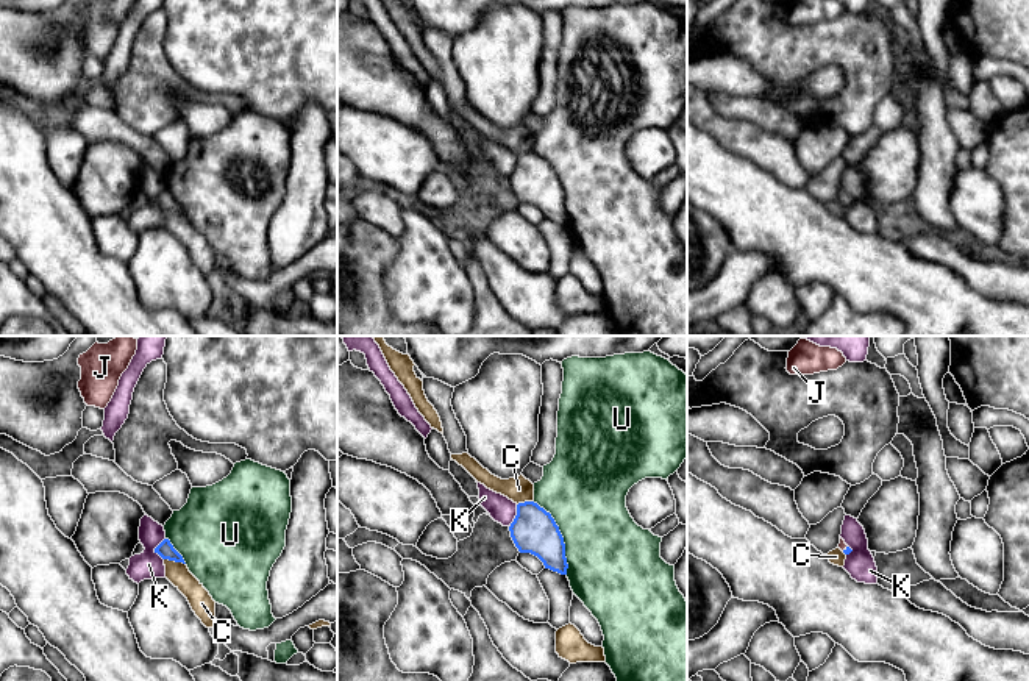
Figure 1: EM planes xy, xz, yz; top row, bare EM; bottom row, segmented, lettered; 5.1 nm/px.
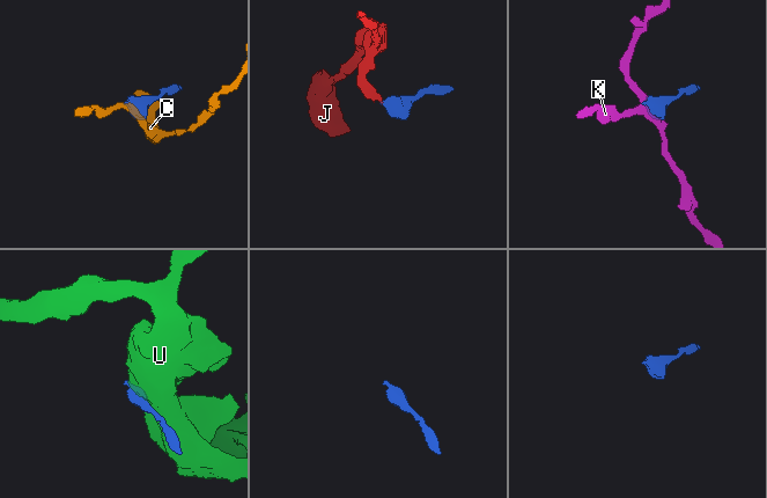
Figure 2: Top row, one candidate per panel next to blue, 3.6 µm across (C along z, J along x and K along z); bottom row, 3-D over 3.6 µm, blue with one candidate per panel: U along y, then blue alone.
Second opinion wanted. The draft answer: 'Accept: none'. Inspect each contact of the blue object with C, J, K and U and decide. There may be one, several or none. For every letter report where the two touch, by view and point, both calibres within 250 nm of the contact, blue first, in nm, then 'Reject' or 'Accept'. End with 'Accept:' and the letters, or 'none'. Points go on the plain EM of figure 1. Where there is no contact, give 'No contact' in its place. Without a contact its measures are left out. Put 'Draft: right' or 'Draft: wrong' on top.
Draft: wrong
C: Touches blue at xy (175, 211). Thickness 90 nm (blue) against 120 nm. Reject
J: Touches blue at yz (843, 200). Thickness 40 nm (blue) against 50 nm. Accept
K: Touches blue at xy (155, 199). Thickness 90 nm (blue) against 140 nm. Reject
U: Touches blue at xz (561, 186). Thickness 220 nm (blue) against 420 nm. Reject
Accept: J

